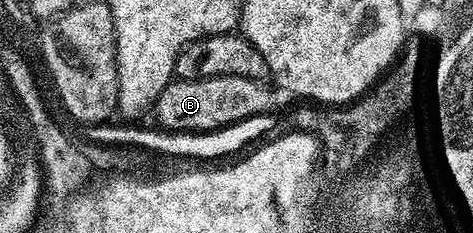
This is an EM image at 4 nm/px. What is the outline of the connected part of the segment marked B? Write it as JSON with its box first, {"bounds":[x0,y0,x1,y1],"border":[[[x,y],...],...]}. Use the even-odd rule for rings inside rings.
{"bounds":[153,73,276,133],"border":[[[236,73],[179,80],[172,80],[171,84],[165,87],[165,91],[161,91],[153,106],[153,114],[155,113],[156,119],[160,121],[158,124],[172,133],[207,133],[223,129],[236,122],[267,115],[275,105],[276,90],[270,84],[245,79]]]}

